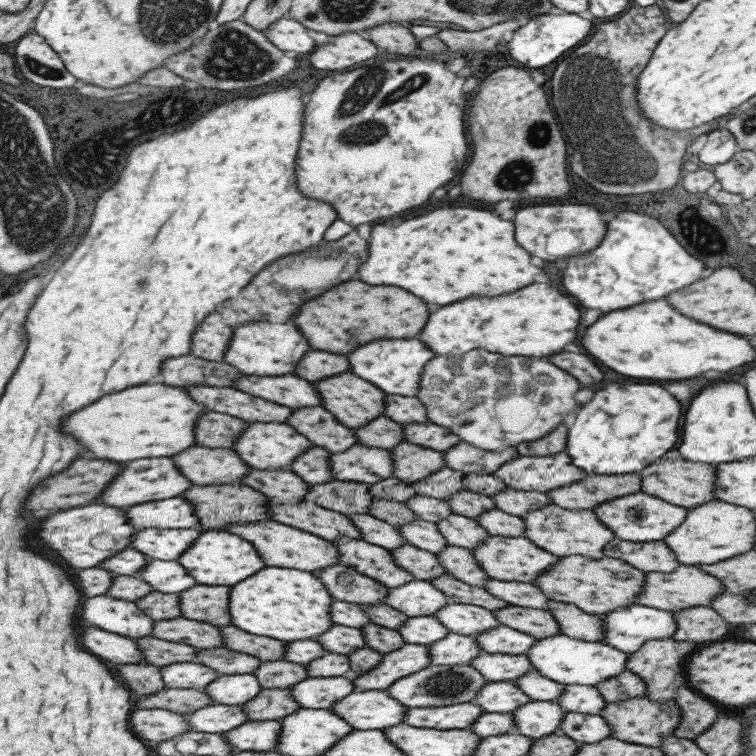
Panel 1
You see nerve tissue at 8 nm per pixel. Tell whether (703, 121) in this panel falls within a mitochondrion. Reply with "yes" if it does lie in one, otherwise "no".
no

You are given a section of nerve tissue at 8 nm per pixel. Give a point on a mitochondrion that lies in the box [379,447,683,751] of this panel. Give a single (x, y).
(445, 685)

